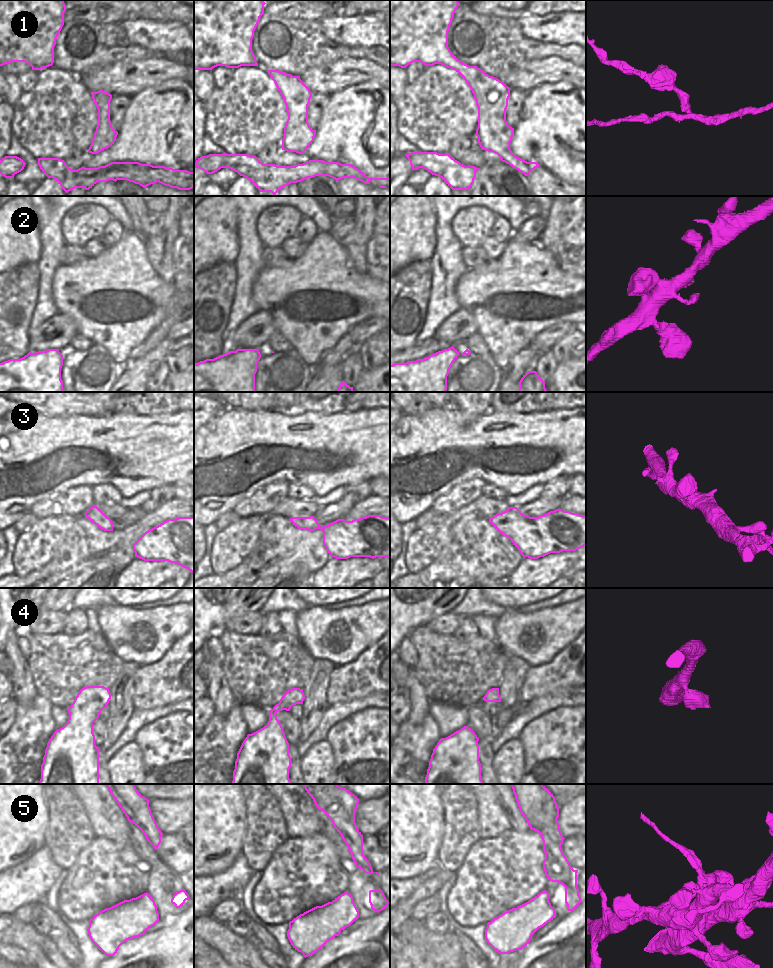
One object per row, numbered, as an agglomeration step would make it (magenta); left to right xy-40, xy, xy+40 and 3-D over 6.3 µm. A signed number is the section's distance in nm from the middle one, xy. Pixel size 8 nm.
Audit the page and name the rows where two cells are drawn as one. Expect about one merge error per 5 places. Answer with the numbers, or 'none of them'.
1, 5

